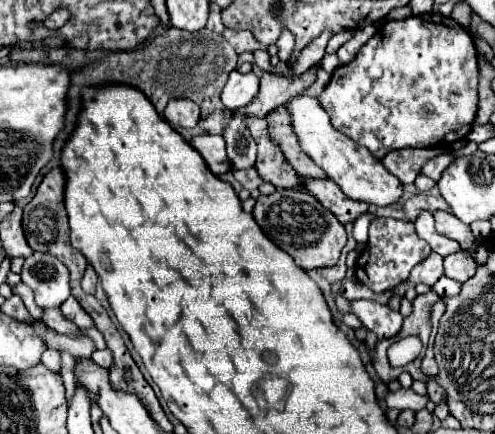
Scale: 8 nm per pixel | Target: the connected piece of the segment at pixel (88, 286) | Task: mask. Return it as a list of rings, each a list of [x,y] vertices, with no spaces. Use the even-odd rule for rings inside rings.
[[[87,266],[85,276],[83,276],[83,290],[89,294],[95,294],[95,286],[97,286],[97,274],[95,274],[93,266]]]

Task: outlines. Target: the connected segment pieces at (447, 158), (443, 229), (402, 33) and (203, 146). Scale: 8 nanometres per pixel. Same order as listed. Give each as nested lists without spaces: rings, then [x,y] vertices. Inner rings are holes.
[[[441,154],[441,156],[437,156],[437,158],[431,158],[431,160],[425,164],[425,170],[421,170],[421,174],[425,174],[425,176],[429,176],[431,180],[439,182],[441,174],[447,170],[449,164],[453,164],[453,160],[455,160],[455,156],[451,156],[451,154]]]
[[[443,210],[435,212],[433,216],[435,216],[435,228],[437,228],[439,234],[443,234],[451,240],[457,240],[463,246],[463,250],[469,250],[473,246],[475,238],[473,238],[471,228],[467,224],[463,224],[451,212],[443,212]]]
[[[431,12],[431,14],[411,16],[411,18],[405,18],[405,20],[399,20],[399,22],[385,22],[377,30],[377,34],[359,50],[359,54],[355,56],[355,60],[351,60],[345,66],[335,68],[335,72],[331,76],[331,82],[325,86],[325,90],[321,92],[321,96],[317,100],[323,106],[323,110],[329,114],[331,124],[339,132],[347,134],[353,142],[357,142],[361,146],[367,146],[373,152],[373,156],[381,160],[391,150],[401,150],[401,148],[429,148],[429,146],[443,146],[443,144],[451,144],[451,142],[463,140],[469,134],[471,124],[473,124],[475,114],[477,114],[477,84],[479,84],[479,66],[477,66],[477,50],[475,50],[475,44],[473,44],[473,36],[469,36],[469,30],[463,28],[463,26],[459,26],[453,18],[447,18],[443,14]]]
[[[195,136],[189,140],[189,144],[203,156],[205,164],[215,176],[221,176],[229,172],[229,160],[225,154],[225,140],[221,136]]]

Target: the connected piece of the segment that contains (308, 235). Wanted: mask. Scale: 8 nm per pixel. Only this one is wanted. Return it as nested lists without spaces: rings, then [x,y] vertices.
[[[275,190],[269,196],[259,196],[253,208],[253,218],[261,226],[261,230],[281,248],[285,250],[297,266],[303,270],[335,266],[341,250],[347,242],[345,226],[337,222],[335,214],[321,206],[317,198],[309,192],[299,190]]]

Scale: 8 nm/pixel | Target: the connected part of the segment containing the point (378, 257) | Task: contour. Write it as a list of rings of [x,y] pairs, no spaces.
[[[381,218],[369,224],[369,242],[357,260],[357,280],[369,286],[373,292],[387,292],[409,278],[413,266],[423,262],[431,254],[431,246],[415,232],[413,222],[395,218]]]

